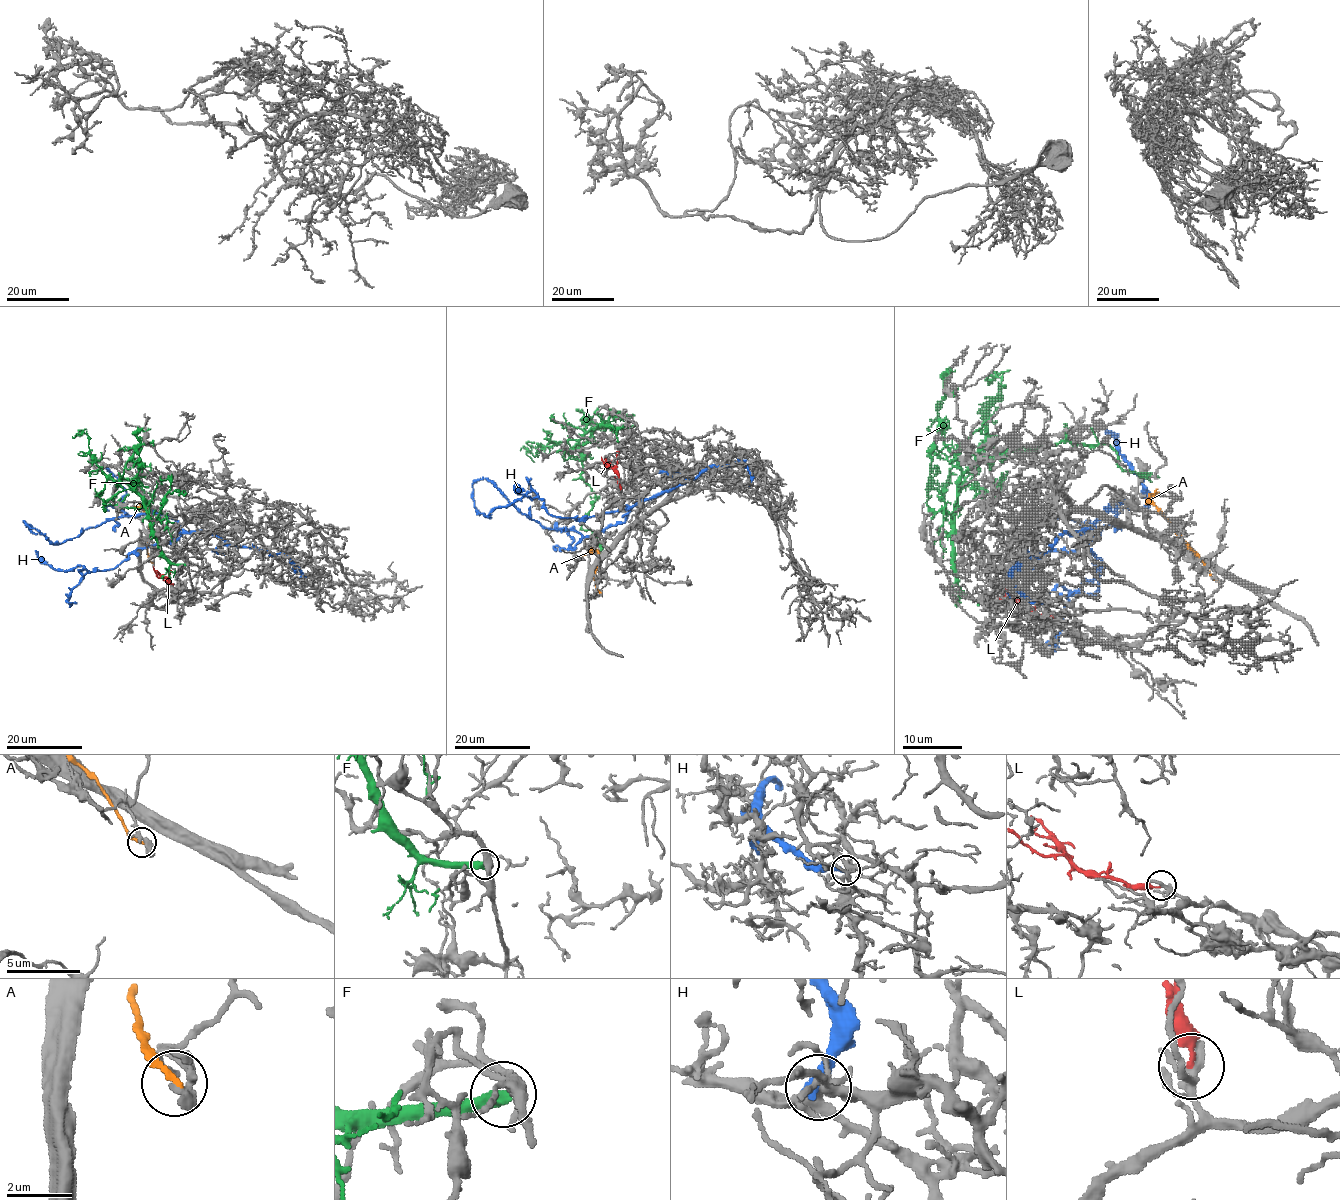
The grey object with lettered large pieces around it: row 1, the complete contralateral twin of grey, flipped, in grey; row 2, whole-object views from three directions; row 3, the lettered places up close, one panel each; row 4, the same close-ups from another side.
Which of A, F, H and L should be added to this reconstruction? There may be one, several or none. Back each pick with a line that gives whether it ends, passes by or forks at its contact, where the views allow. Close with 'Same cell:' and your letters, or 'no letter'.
L: It ends there
Same cell: L

